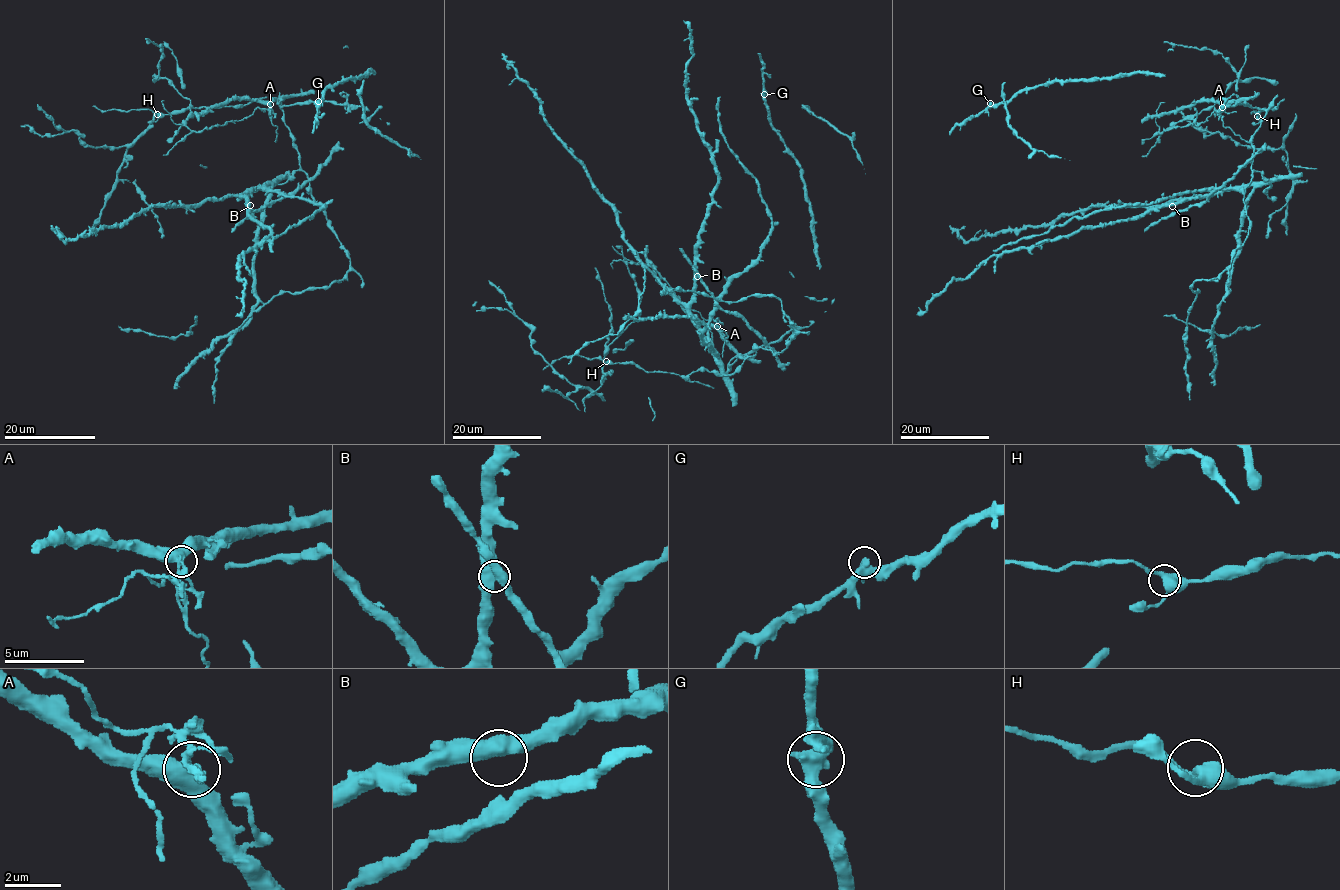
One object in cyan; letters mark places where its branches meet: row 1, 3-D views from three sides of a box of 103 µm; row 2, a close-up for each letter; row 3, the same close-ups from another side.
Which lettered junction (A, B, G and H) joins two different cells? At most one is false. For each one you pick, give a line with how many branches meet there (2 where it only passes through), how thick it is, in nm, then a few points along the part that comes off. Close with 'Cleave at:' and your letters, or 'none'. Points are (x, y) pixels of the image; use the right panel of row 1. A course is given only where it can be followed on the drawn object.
A: Branches: 3. Thickness 400 nm. Course of the part to remove: (1221, 106), (1204, 122), (1174, 126), (1161, 133), (1155, 117), (1159, 106), (1164, 102)
Cleave at: A

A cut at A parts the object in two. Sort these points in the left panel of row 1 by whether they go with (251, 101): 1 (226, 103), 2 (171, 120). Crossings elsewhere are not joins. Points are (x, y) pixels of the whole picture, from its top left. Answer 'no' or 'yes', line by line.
1: yes
2: no

